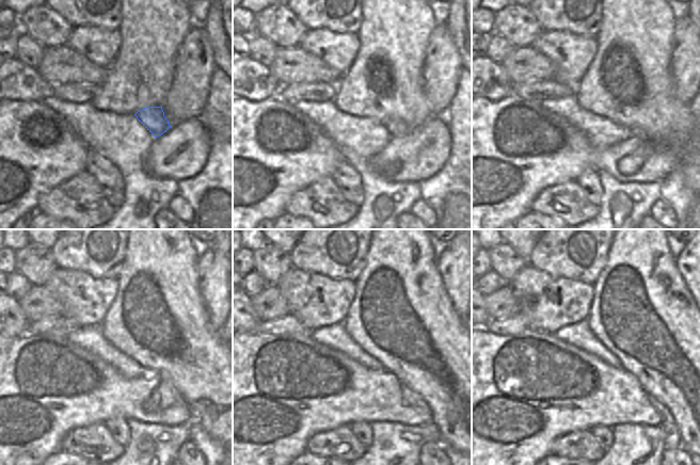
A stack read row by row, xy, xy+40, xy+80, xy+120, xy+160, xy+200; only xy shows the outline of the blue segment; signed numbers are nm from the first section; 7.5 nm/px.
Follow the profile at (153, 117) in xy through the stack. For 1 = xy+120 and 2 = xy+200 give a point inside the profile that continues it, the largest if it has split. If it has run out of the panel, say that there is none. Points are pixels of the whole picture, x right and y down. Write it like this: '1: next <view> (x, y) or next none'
1: next xy+120 (170, 396)
2: next xy+200 (671, 435)

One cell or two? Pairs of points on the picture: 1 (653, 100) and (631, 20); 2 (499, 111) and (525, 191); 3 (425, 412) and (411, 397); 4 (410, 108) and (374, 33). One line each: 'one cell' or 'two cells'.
1: one cell
2: one cell
3: one cell
4: one cell

